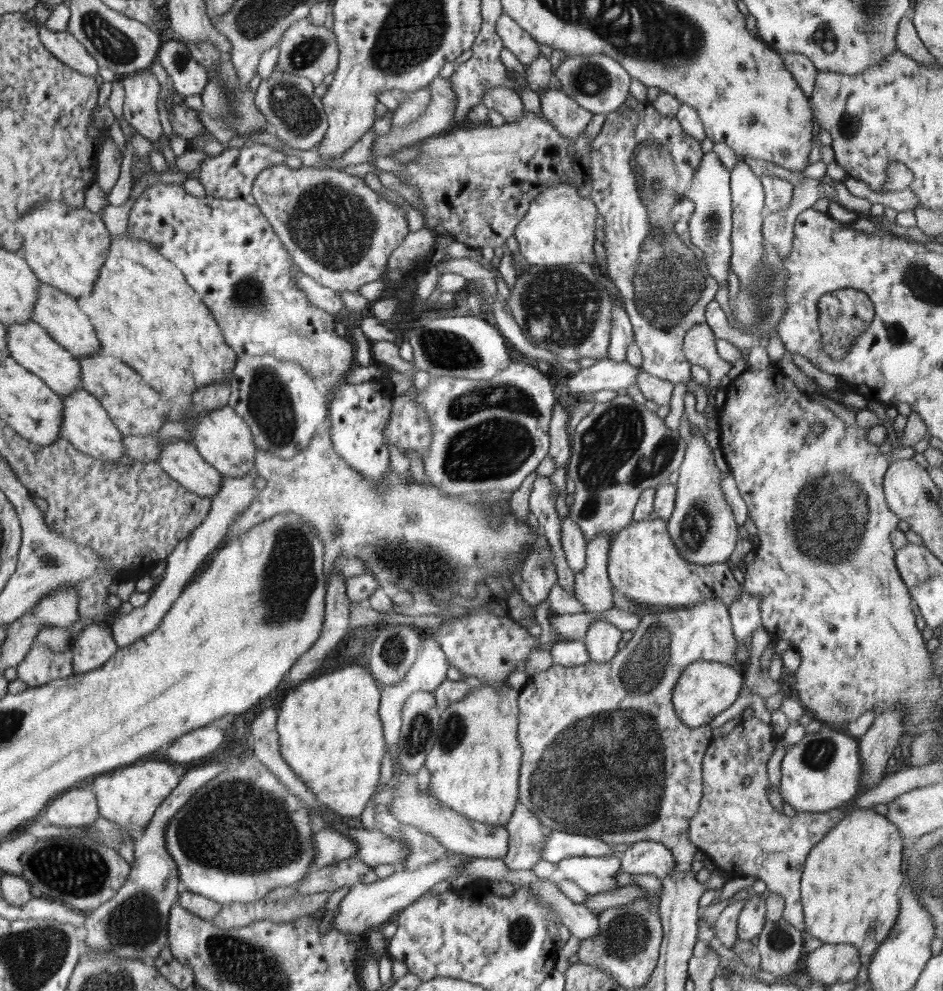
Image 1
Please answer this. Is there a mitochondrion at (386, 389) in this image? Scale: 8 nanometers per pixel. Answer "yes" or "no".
no

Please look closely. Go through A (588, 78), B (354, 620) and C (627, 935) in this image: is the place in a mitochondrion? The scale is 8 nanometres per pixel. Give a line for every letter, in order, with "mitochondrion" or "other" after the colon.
A: mitochondrion
B: other
C: mitochondrion

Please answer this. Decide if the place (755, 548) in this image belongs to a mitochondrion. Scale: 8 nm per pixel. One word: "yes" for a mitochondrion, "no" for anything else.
no

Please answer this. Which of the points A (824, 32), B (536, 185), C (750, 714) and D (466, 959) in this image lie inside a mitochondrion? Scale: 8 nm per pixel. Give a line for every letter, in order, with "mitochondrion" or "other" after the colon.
A: other
B: other
C: other
D: other

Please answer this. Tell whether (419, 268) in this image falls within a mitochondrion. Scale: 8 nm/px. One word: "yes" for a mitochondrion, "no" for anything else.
no

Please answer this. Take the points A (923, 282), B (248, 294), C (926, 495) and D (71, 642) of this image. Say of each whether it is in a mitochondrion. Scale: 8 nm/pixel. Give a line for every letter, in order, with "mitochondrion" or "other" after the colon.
A: mitochondrion
B: mitochondrion
C: mitochondrion
D: other

